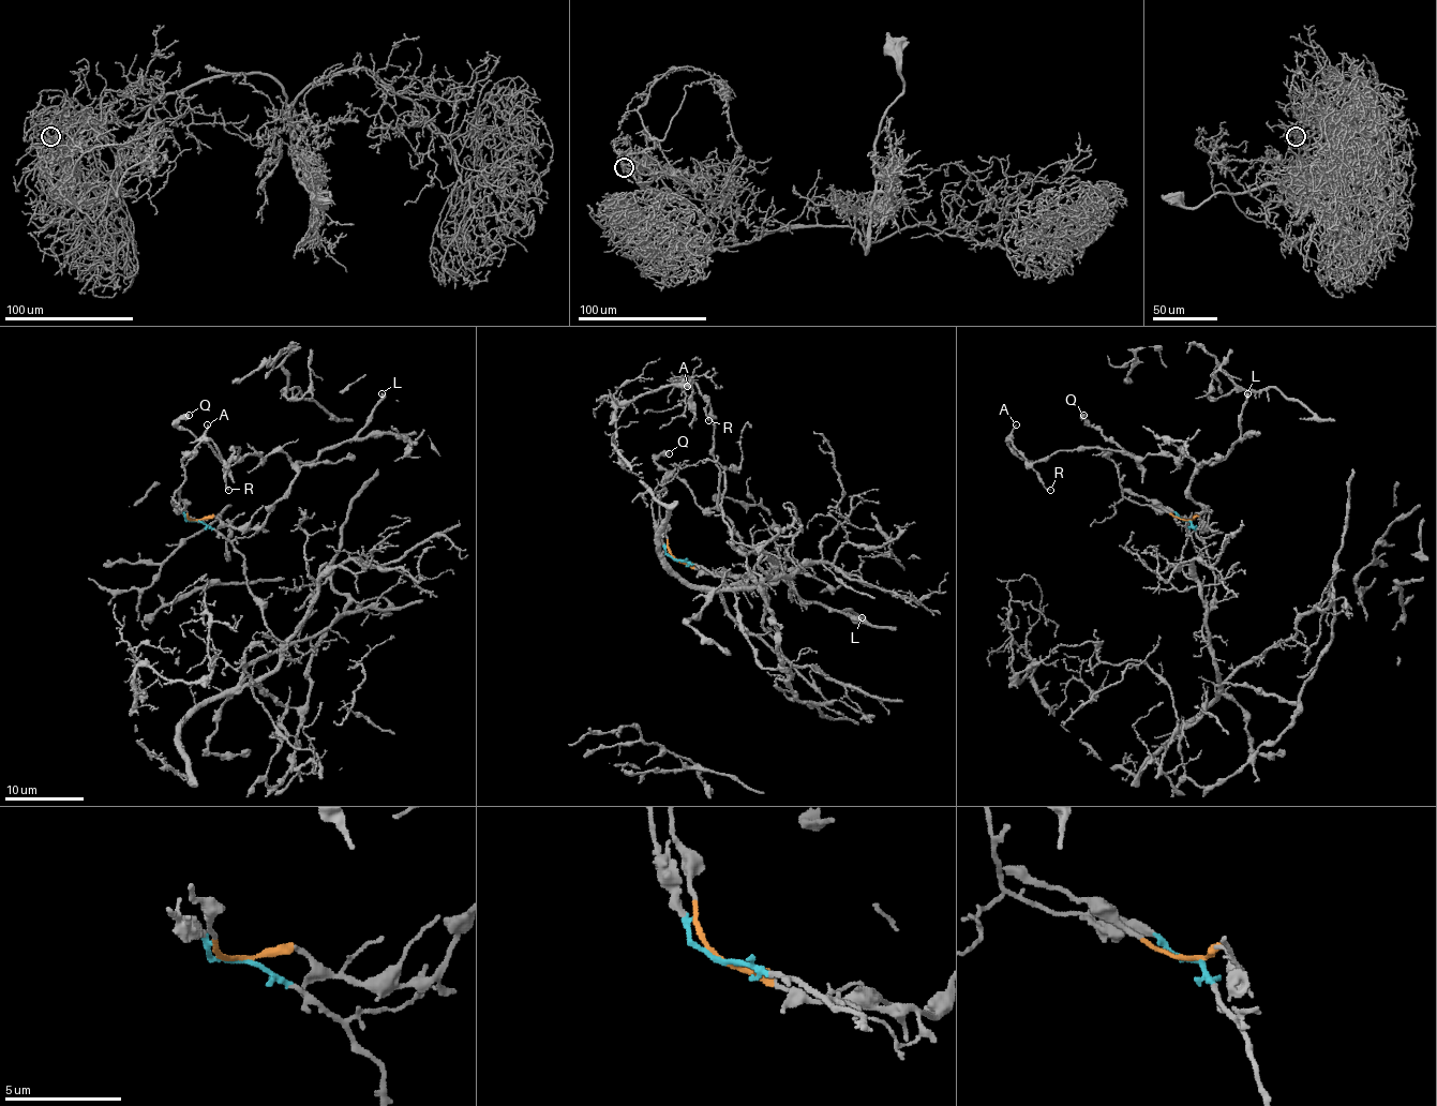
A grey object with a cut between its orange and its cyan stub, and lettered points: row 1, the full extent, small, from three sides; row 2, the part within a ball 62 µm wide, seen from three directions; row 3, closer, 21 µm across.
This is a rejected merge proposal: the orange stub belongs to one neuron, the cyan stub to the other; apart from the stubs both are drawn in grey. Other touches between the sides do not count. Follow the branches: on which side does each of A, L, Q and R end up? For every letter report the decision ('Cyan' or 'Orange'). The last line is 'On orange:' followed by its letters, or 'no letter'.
A: Orange
L: Orange
Q: Orange
R: Orange
On orange: A, L, Q, R

